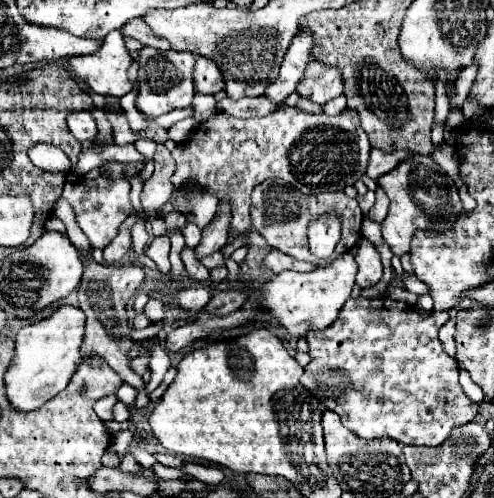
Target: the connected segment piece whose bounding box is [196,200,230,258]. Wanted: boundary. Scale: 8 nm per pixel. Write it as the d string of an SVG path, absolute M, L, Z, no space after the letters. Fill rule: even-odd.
M222 200L218 204L218 212L214 216L214 222L202 230L202 242L196 248L196 256L206 256L216 250L222 250L228 244L230 238L230 202Z

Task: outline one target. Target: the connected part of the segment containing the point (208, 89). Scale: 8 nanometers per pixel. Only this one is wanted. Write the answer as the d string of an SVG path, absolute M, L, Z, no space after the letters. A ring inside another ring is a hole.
M204 56L196 58L194 86L202 94L216 94L216 92L224 90L222 72L218 70L218 66L210 58L204 58Z

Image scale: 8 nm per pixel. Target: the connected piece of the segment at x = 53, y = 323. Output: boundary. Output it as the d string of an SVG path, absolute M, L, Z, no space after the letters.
M62 306L50 318L18 330L14 340L16 342L14 358L4 374L6 396L14 410L20 412L38 410L68 386L72 374L82 362L80 344L84 338L84 324L86 316L80 308Z

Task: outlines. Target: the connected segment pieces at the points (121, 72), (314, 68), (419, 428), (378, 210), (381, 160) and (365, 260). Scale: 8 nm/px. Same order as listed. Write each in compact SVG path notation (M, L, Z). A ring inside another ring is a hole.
M120 30L110 32L98 52L68 58L68 64L76 78L80 78L96 94L122 98L132 90L132 82L128 78L132 56L124 46Z
M312 60L310 66L306 66L302 80L298 82L296 92L314 104L326 104L342 94L342 78L338 70Z
M362 296L350 298L332 326L308 334L306 340L312 360L304 368L300 382L322 402L322 406L336 412L348 430L364 440L382 438L386 434L402 444L440 446L454 426L468 424L478 414L478 404L468 400L458 382L458 366L454 358L446 354L438 340L438 330L444 322L446 312L432 312L428 318L422 318L412 306L408 308L406 302L398 302L388 296L374 300Z
M378 186L376 188L376 202L374 202L374 206L372 206L372 210L368 214L372 214L372 218L376 222L382 222L386 218L386 212L388 212L388 198L386 198L384 190Z
M374 148L370 152L370 164L368 164L368 176L372 180L378 180L382 174L388 174L390 170L394 170L398 164L402 164L412 152L410 150L398 150L398 152L392 152L392 154L386 154L378 148Z
M366 238L360 240L360 248L356 254L356 264L358 264L358 274L356 274L356 284L362 288L374 286L382 278L382 262L378 252L374 250L372 242Z

